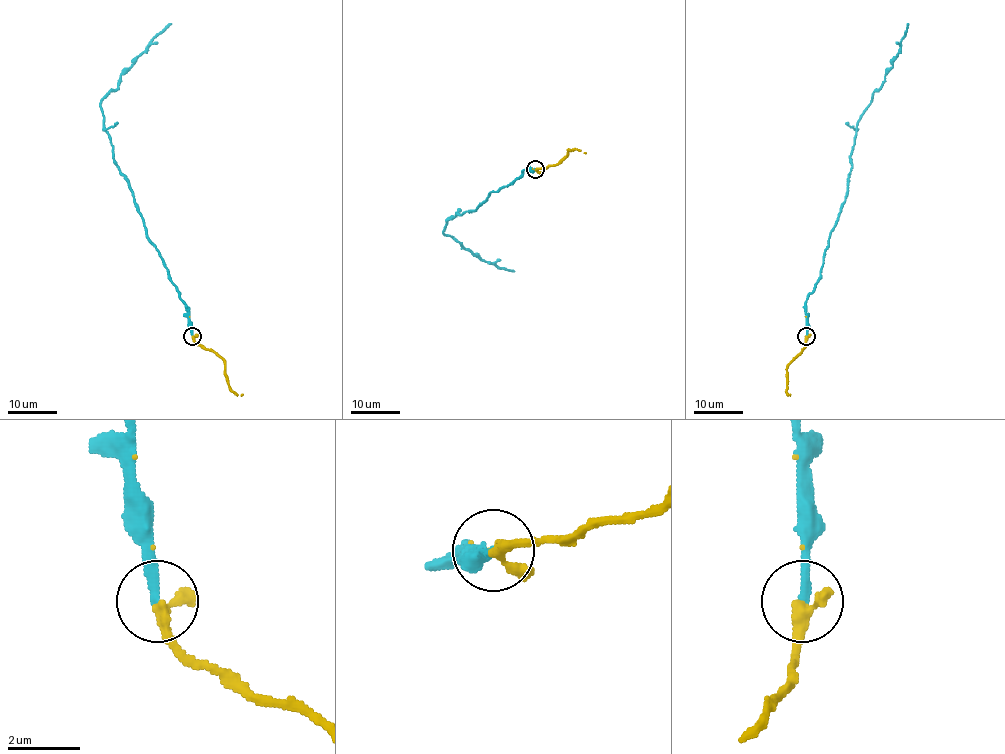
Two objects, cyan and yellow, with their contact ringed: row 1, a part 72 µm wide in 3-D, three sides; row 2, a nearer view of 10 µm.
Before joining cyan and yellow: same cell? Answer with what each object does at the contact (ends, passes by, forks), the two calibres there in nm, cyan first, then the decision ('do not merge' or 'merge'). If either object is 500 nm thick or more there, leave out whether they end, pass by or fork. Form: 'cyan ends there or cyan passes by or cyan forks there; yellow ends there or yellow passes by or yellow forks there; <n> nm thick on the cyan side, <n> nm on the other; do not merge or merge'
cyan ends there; yellow passes by; 260 nm thick on the cyan side, 240 nm on the other; merge

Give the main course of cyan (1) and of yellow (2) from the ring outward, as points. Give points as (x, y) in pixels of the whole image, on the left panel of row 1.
1: (193, 336), (189, 308), (113, 158), (100, 106), (171, 23)
2: (193, 336), (197, 343), (215, 352), (225, 365), (228, 386), (236, 393), (243, 393)

